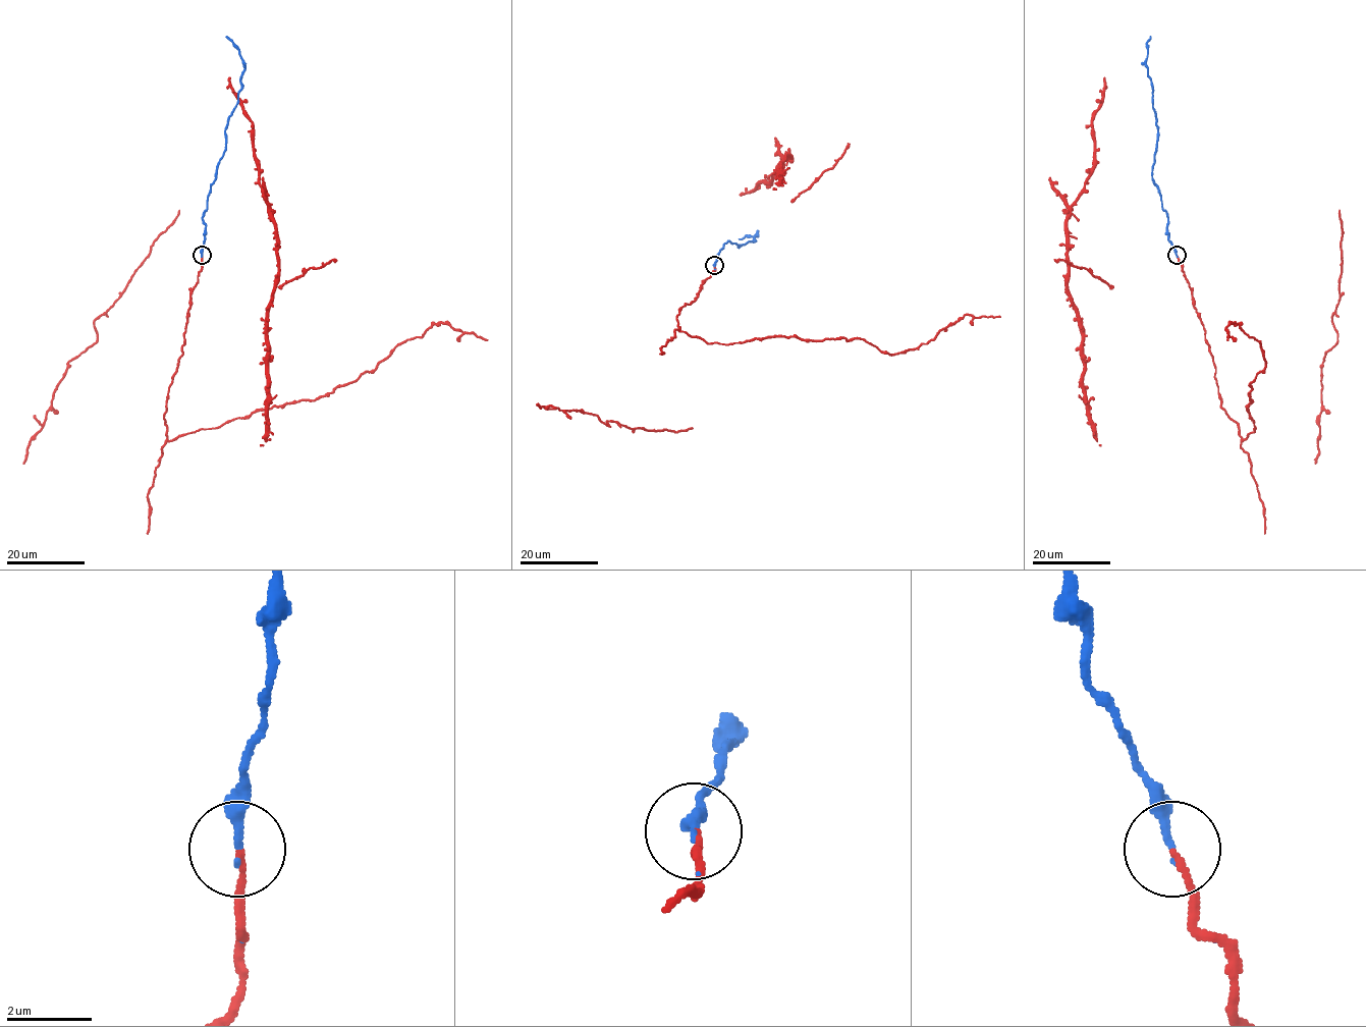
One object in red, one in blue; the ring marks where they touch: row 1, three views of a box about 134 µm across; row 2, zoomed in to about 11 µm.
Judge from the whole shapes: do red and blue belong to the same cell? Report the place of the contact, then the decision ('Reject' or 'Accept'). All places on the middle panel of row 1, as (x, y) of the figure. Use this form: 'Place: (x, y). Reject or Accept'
Place: (714, 265). Accept

